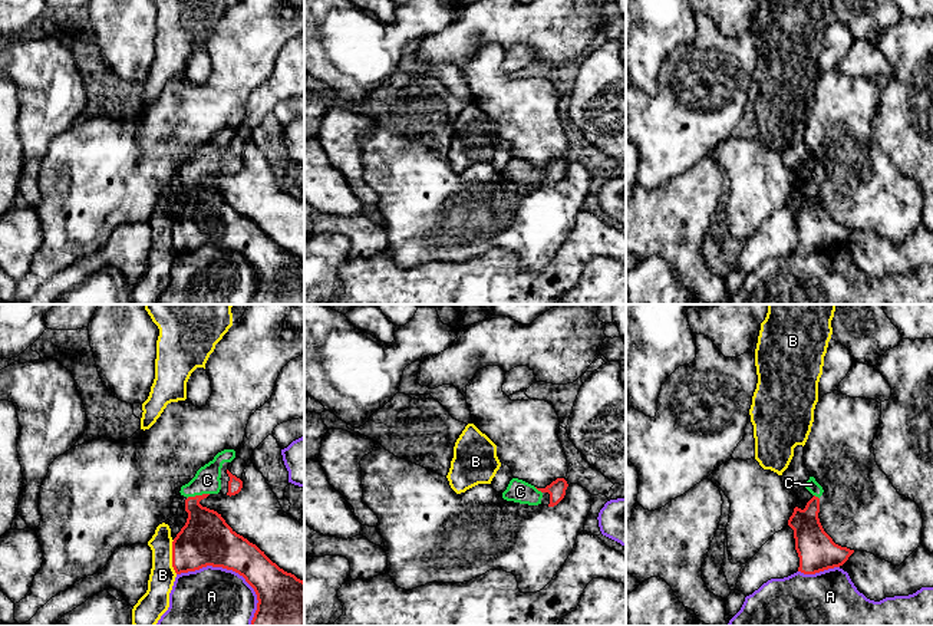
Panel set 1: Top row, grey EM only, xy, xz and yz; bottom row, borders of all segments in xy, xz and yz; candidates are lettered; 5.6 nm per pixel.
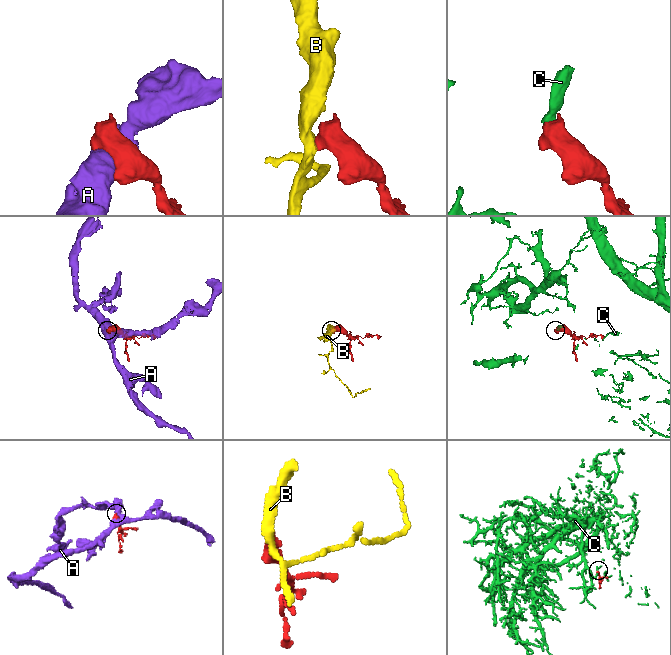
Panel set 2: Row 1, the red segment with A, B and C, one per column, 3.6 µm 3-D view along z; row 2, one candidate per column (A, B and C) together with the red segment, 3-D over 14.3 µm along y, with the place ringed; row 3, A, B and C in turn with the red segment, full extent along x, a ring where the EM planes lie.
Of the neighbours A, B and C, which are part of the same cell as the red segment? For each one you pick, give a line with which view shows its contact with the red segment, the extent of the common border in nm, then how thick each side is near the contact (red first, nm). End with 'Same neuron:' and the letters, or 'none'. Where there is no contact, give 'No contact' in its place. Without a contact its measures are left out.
C: Touches red in xy. Shared border 130 nm. Thickness 280 nm (red) against 140 nm
Same neuron: C

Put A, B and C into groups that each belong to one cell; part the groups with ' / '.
A / B / C

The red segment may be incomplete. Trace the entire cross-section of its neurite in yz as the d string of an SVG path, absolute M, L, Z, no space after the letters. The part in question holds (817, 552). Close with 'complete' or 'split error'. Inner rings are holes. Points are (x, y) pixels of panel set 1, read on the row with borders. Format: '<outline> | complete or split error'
M810 477L805 488L814 497L807 503L804 510L794 508L788 525L794 530L795 550L800 557L798 571L815 574L843 566L854 550L835 544L824 531L818 518L820 497L824 492L822 487L814 477Z | split error

